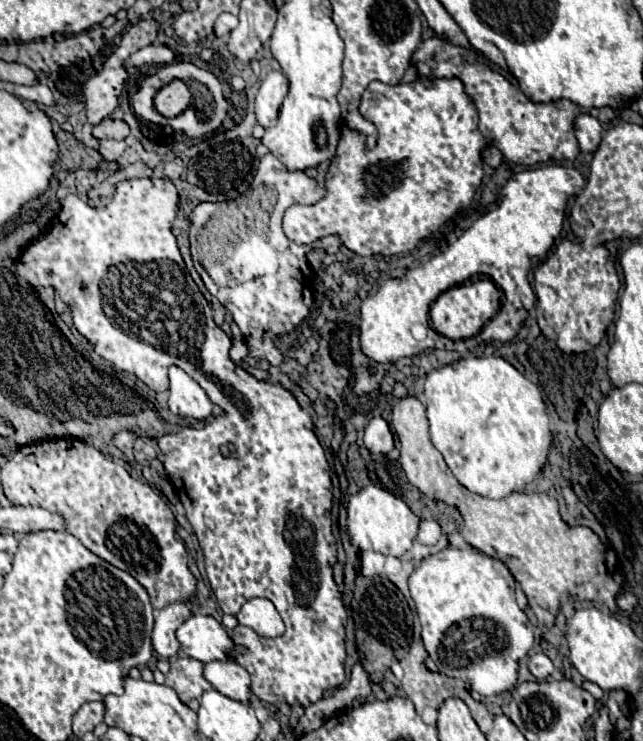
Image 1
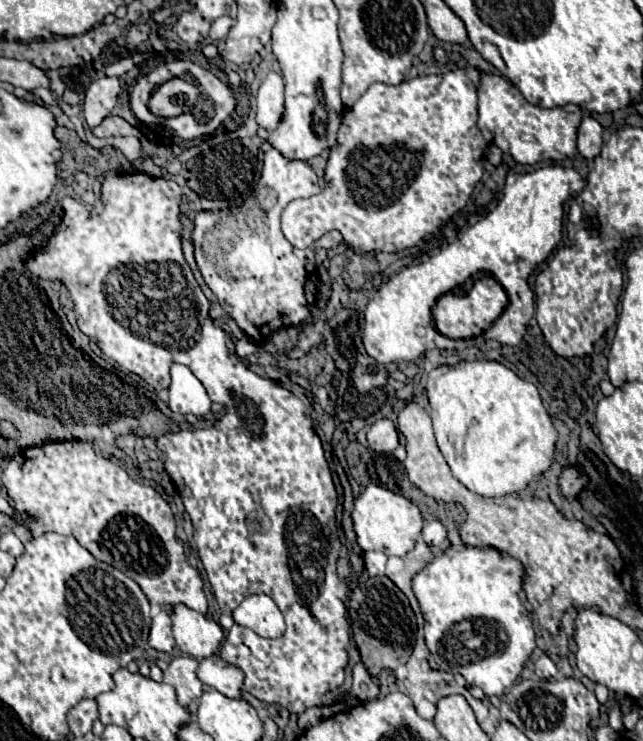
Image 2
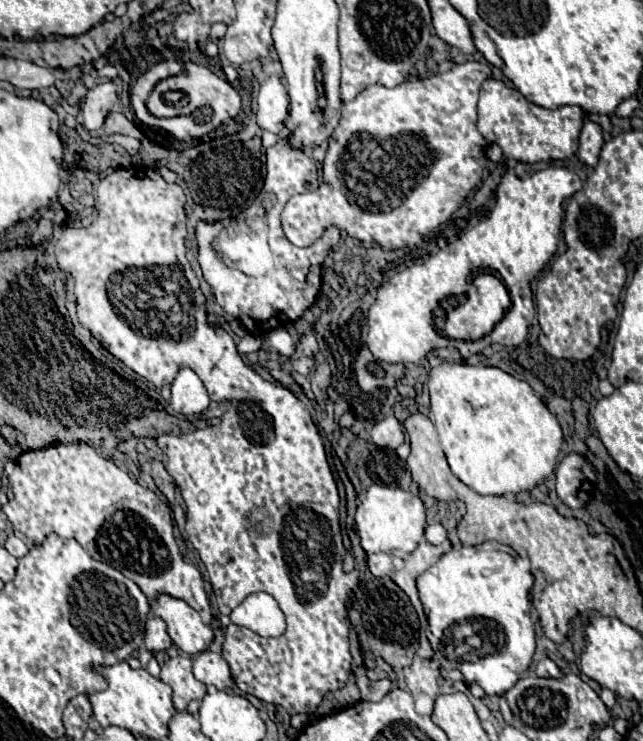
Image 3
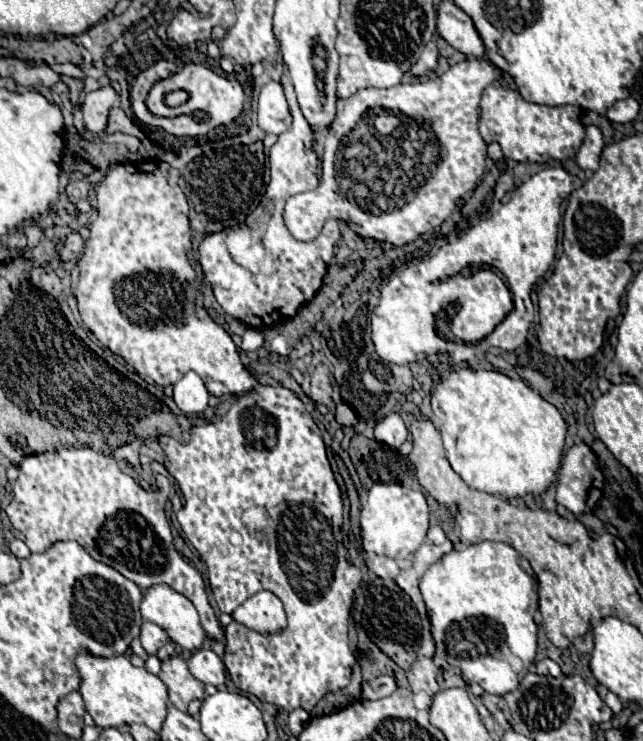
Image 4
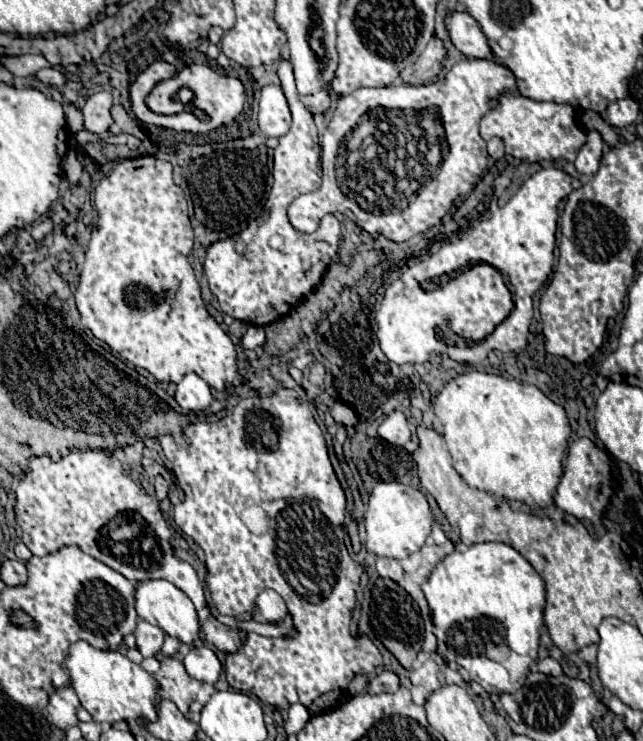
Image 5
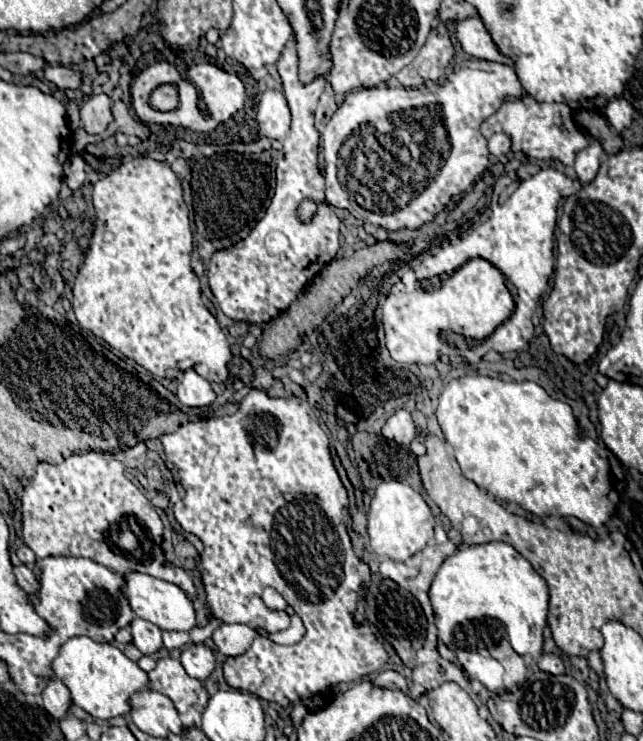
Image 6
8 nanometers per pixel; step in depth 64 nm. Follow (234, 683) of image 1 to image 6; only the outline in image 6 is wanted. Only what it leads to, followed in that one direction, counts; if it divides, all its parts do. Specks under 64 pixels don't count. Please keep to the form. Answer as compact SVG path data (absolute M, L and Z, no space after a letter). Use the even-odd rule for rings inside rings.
M192 644L186 650L182 650L180 662L182 662L184 670L192 678L198 678L198 680L206 680L212 674L214 664L216 664L212 650L204 644Z

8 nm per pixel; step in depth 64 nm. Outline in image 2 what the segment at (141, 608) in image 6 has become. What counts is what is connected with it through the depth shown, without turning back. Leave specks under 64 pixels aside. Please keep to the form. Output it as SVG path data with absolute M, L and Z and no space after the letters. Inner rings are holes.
M172 604L170 618L176 646L188 656L198 660L212 656L224 640L224 632L216 622L184 604Z

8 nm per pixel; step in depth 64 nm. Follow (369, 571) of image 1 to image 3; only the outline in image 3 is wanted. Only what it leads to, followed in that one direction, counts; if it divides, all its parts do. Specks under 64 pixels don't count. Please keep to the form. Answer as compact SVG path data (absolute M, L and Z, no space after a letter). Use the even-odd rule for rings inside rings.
M370 554L368 556L368 568L374 576L388 576L392 568L392 558L388 554Z

